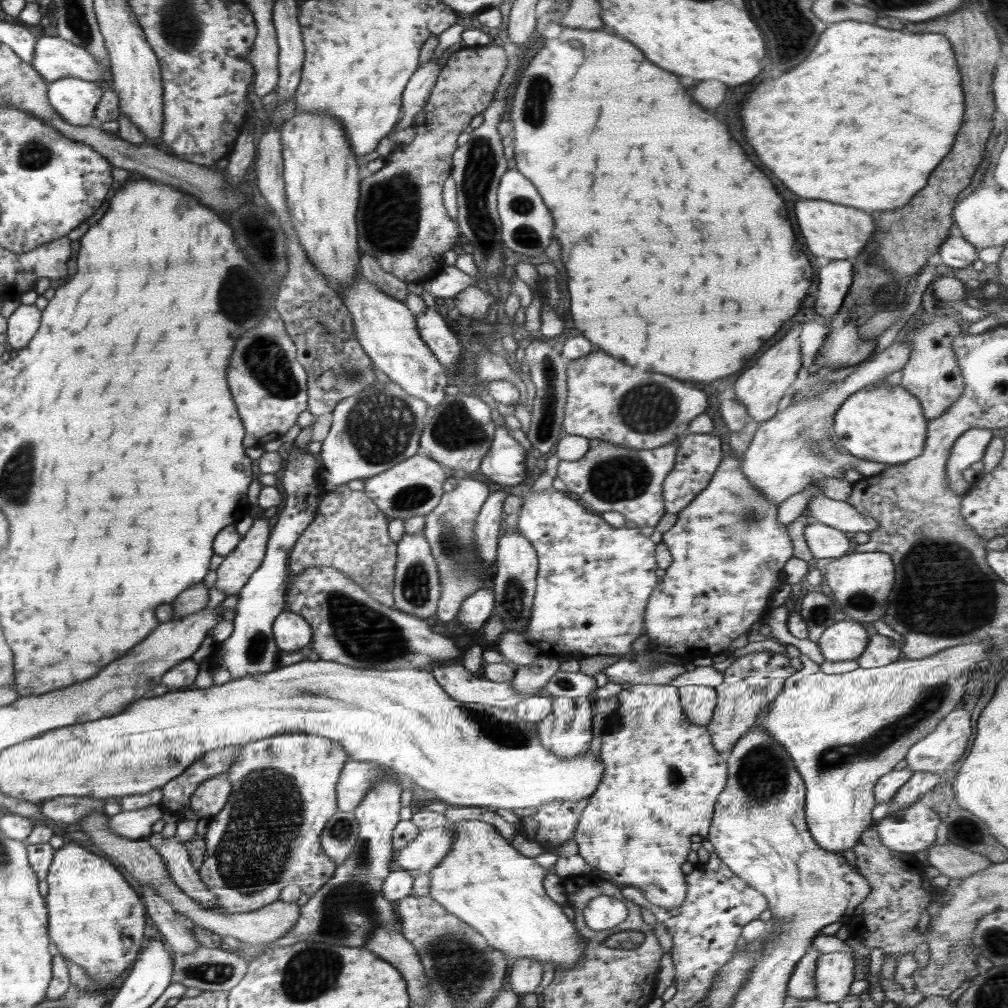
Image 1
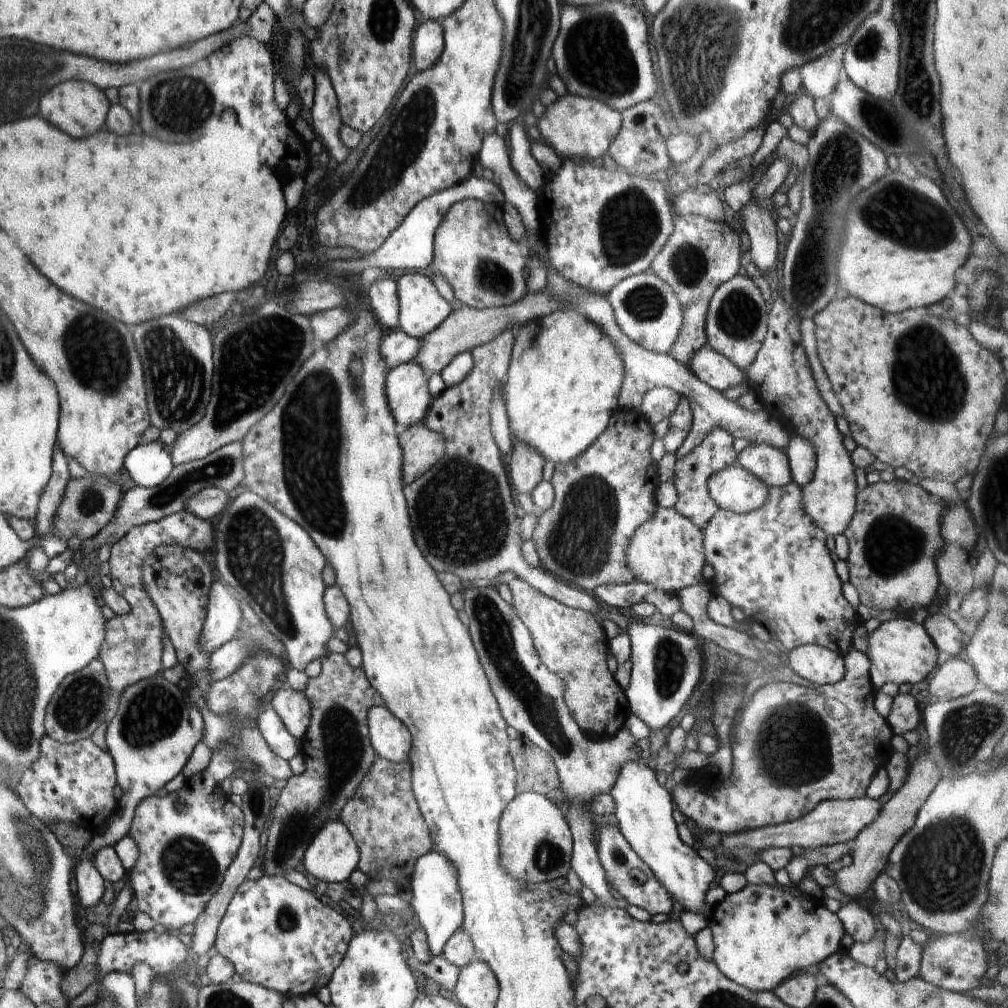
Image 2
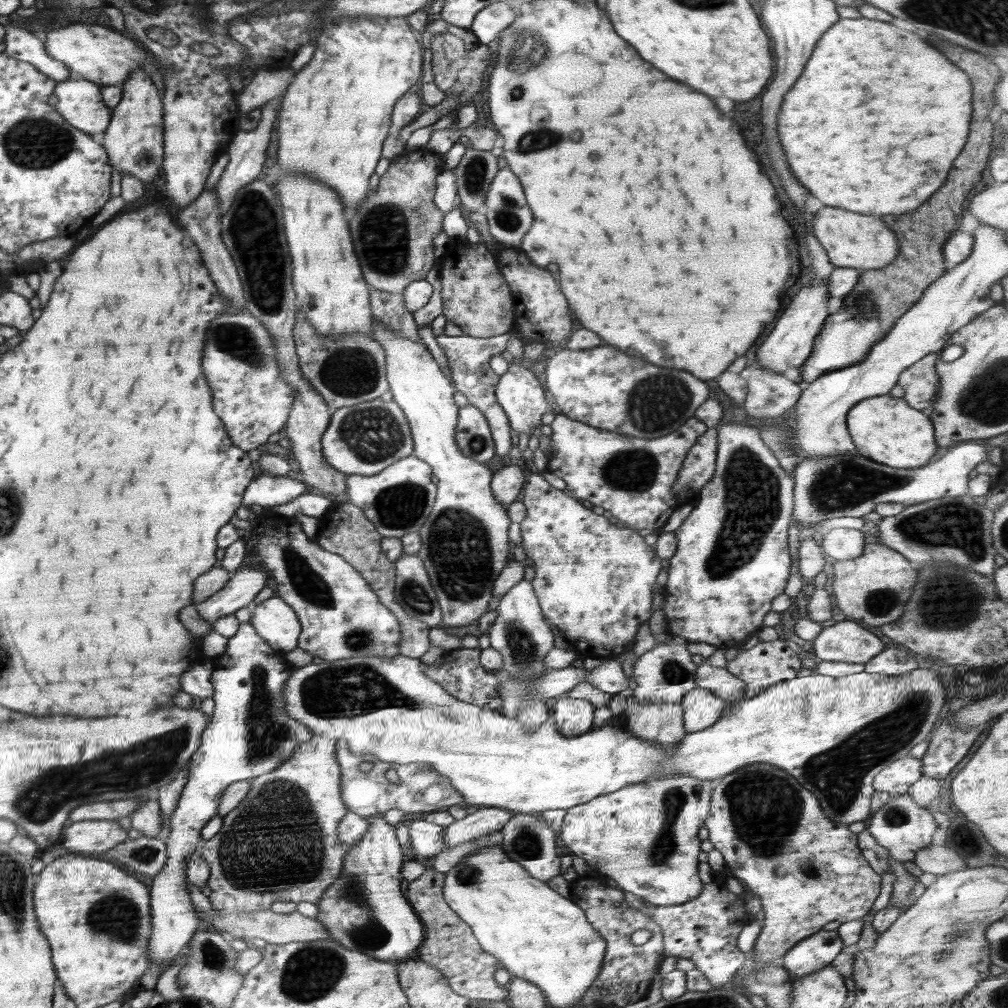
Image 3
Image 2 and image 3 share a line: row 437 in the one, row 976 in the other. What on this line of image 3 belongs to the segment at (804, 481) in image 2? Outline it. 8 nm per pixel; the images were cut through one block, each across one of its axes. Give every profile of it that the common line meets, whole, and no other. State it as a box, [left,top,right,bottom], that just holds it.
[779,929,844,977]

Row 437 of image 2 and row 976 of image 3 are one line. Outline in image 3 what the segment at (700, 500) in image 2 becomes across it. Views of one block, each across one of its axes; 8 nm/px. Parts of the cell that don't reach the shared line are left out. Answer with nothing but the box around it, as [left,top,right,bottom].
[624,877,751,988]

